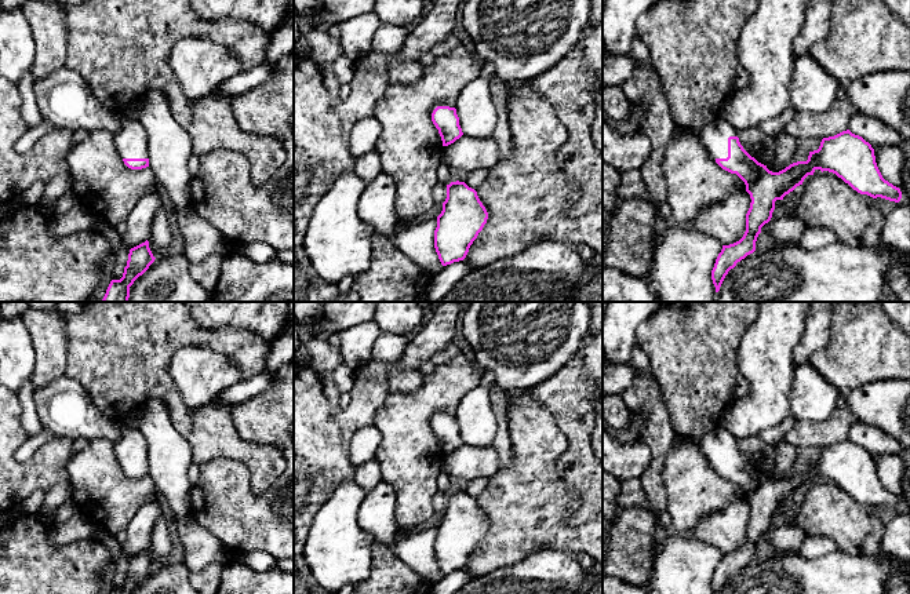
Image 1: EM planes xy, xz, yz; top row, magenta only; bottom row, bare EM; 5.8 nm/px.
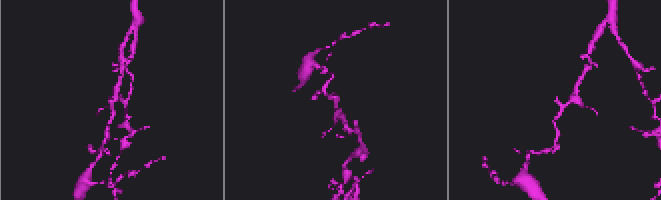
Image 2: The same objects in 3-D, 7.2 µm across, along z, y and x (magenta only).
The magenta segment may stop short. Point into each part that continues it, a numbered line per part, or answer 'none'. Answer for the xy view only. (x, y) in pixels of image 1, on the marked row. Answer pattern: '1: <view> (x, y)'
1: xy (131, 141)

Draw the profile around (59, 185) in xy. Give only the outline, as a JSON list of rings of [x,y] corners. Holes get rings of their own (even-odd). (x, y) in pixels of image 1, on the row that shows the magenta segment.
[[[59,174],[52,181],[46,183],[43,198],[40,201],[58,200],[62,194],[70,190],[70,174]]]

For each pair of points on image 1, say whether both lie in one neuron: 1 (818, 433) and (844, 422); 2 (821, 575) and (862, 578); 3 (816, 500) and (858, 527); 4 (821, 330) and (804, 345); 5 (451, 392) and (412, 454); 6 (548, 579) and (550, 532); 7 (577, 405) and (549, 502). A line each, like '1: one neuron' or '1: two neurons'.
1: one neuron
2: one neuron
3: one neuron
4: one neuron
5: one neuron
6: two neurons
7: two neurons

